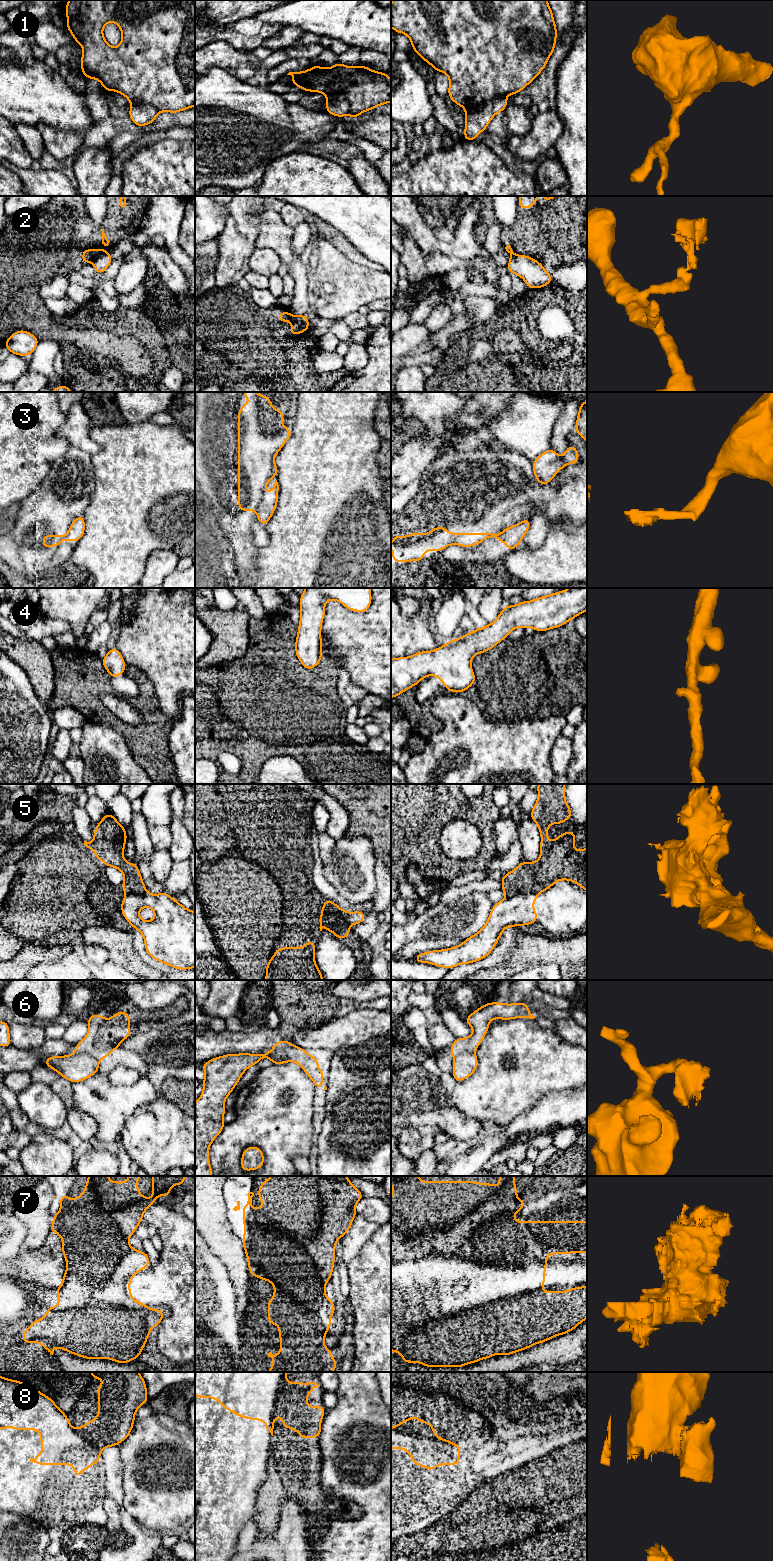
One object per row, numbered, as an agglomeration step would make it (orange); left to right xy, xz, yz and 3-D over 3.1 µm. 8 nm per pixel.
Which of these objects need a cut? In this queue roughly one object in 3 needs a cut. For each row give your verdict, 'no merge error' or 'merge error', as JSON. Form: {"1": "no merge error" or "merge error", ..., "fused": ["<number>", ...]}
{"1": "merge error", "2": "merge error", "3": "merge error", "4": "no merge error", "5": "merge error", "6": "merge error", "7": "merge error", "8": "merge error", "fused": ["1", "2", "3", "5", "6", "7", "8"]}

